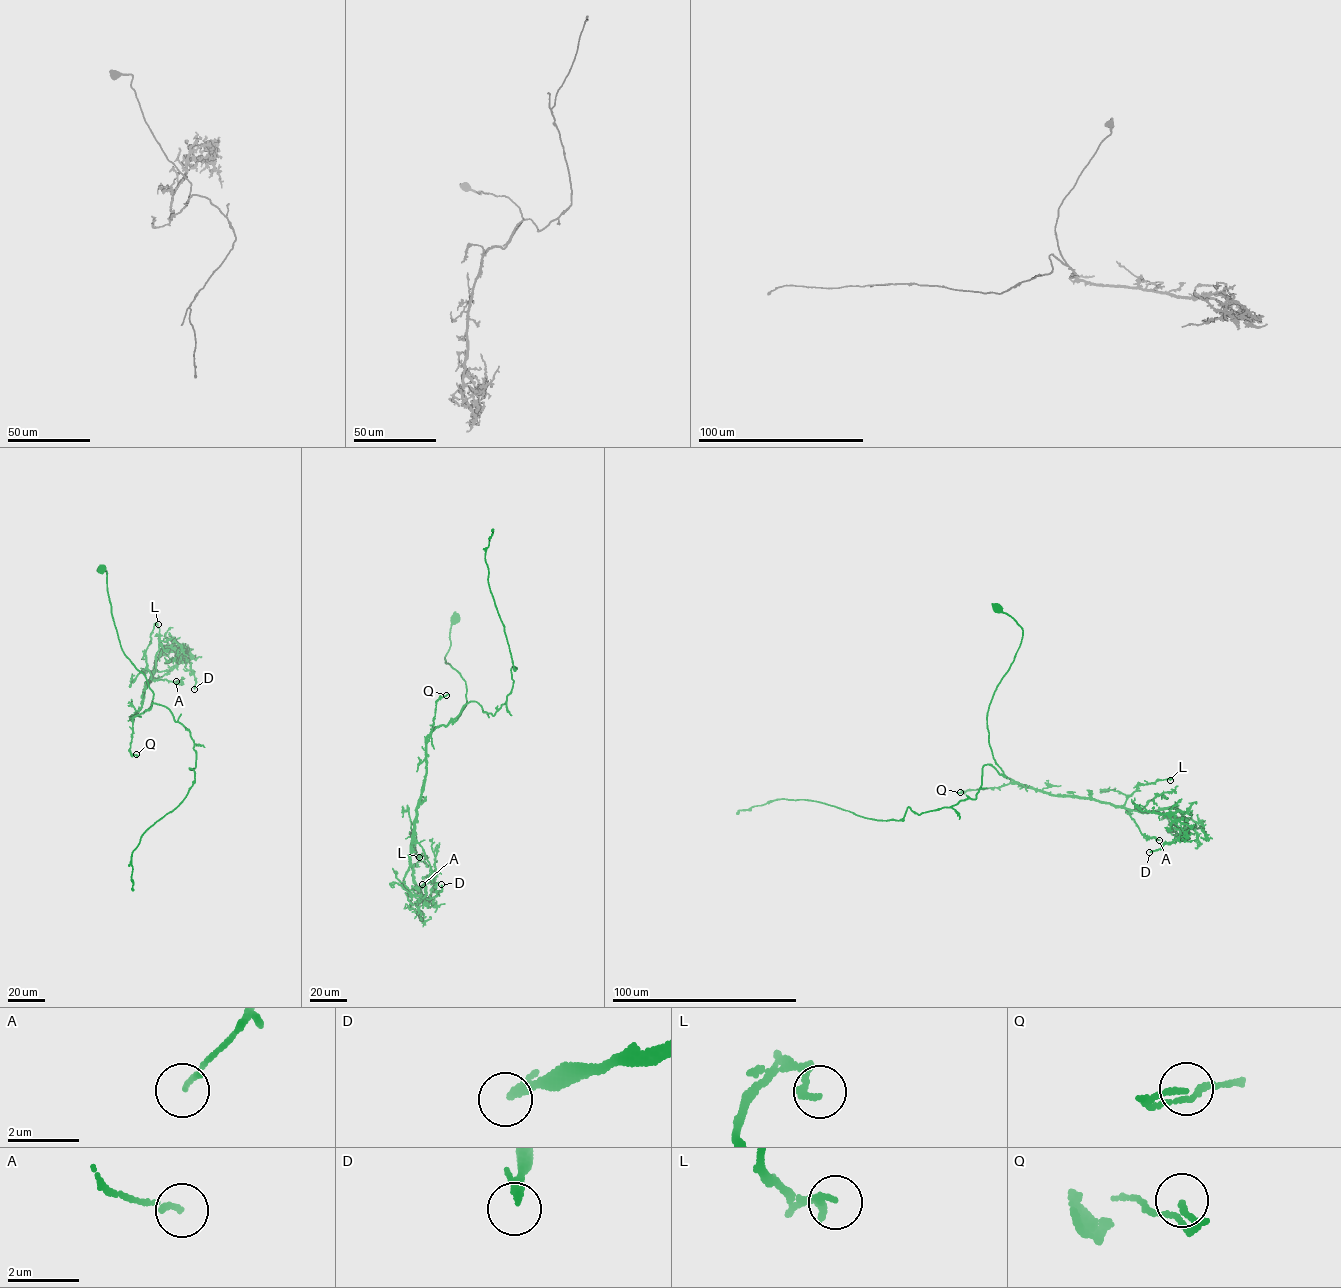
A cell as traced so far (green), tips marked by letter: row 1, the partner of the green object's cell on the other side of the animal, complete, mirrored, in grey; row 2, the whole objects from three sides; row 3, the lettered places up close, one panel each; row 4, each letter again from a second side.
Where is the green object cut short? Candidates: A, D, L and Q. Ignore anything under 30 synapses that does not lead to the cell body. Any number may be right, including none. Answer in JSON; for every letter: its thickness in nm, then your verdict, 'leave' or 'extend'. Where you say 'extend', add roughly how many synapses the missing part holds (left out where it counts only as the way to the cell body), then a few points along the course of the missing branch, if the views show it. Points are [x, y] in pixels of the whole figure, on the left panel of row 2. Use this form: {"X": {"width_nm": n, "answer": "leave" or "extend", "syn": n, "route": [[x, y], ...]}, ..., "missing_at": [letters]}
{"A": {"width_nm": 130, "answer": "leave"}, "D": {"width_nm": 240, "answer": "leave"}, "L": {"width_nm": 120, "answer": "leave"}, "Q": {"width_nm": 140, "answer": "leave"}, "missing_at": []}

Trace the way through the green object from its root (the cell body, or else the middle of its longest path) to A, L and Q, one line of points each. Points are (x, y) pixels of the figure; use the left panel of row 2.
A: (101, 569), (107, 573), (120, 647), (153, 693), (150, 707), (131, 719), (142, 705), (149, 680), (176, 681)
L: (101, 569), (120, 647), (153, 693), (150, 707), (131, 719), (151, 678), (145, 653), (158, 624)
Q: (101, 569), (107, 573), (120, 647), (153, 693), (150, 707), (132, 720), (129, 750), (136, 754)

